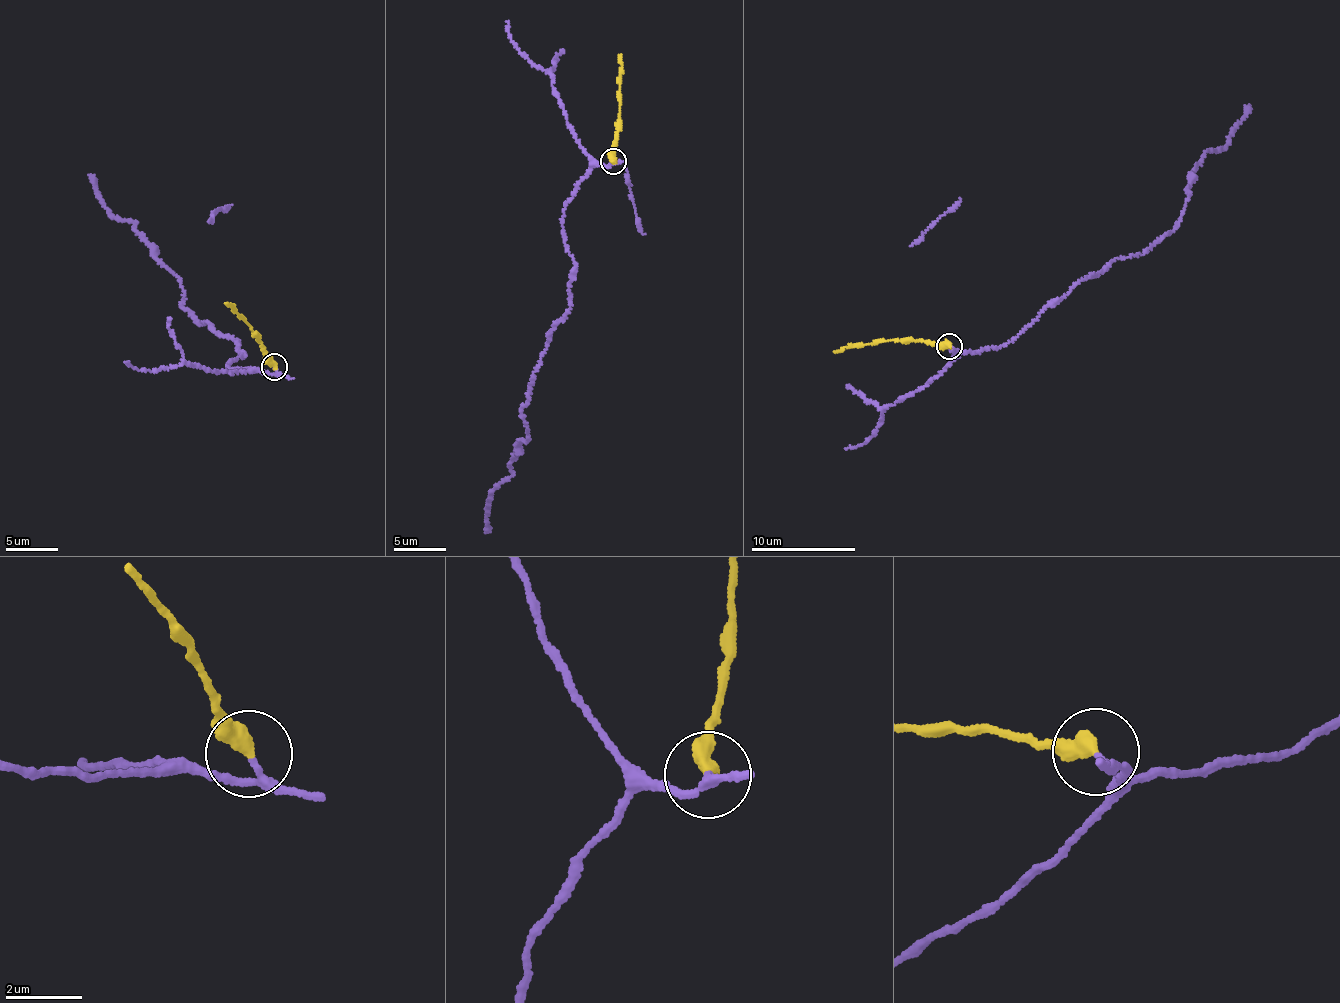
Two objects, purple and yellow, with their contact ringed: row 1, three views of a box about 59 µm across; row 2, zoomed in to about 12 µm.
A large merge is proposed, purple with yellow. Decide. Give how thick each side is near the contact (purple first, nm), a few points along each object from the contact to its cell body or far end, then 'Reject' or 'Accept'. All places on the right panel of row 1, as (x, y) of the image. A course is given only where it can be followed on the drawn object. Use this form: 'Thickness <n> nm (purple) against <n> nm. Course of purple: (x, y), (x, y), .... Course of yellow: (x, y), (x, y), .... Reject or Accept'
Thickness 160 nm (purple) against 400 nm. Course of purple: (950, 348), (964, 354), (1006, 343), (1076, 282), (1176, 229), (1190, 172), (1205, 152), (1227, 144), (1250, 105). Course of yellow: (950, 346), (892, 339), (835, 352). Accept

